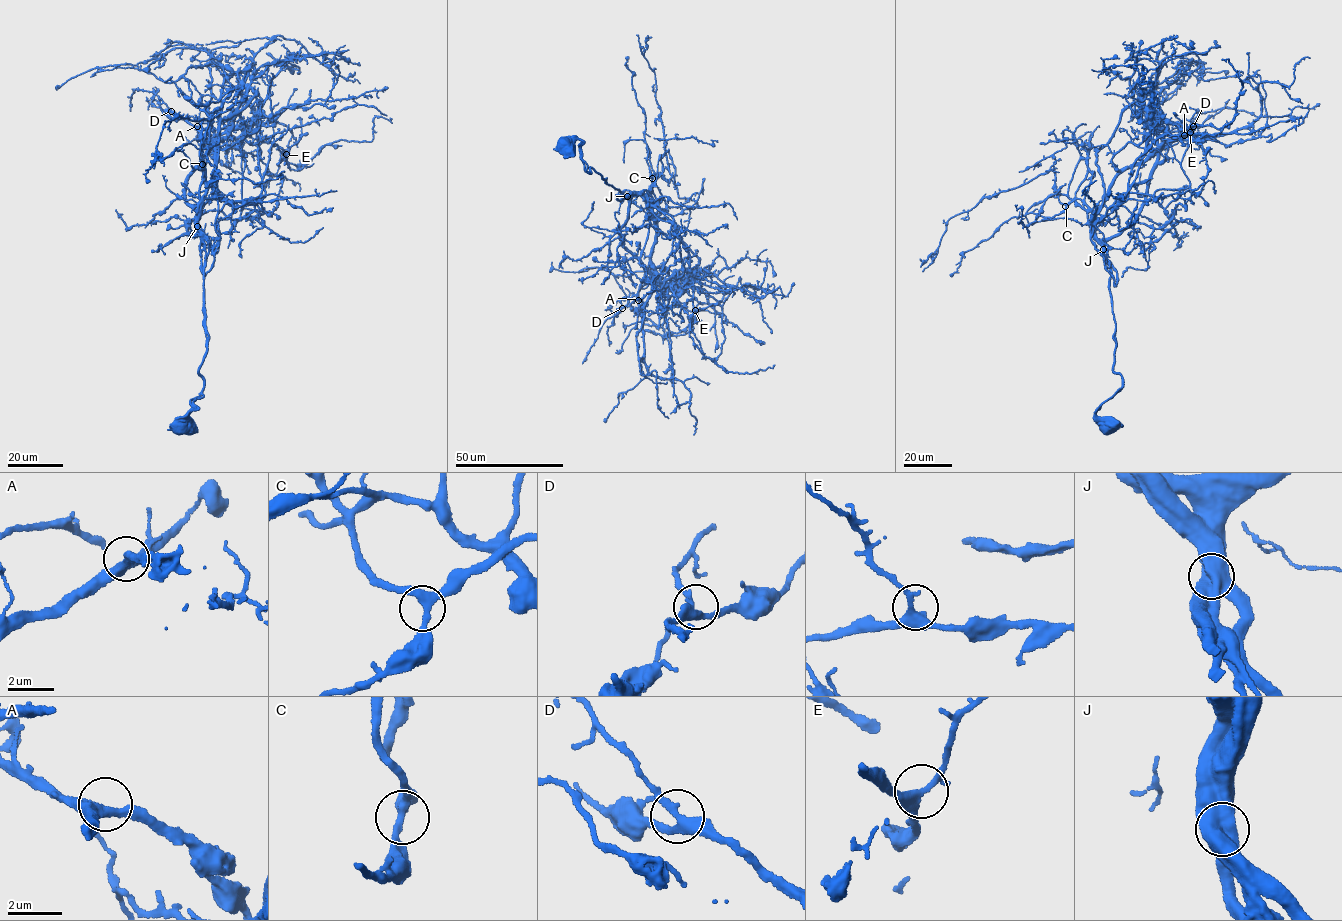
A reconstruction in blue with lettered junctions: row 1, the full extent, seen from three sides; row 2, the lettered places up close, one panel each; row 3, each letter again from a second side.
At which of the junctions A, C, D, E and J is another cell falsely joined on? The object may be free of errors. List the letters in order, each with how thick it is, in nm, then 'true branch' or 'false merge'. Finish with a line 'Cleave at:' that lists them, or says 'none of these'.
A: 360 nm thick; true branch
C: 280 nm thick; true branch
D: 320 nm thick; true branch
E: 360 nm thick; true branch
J: 800 nm thick; false merge
Cleave at: J

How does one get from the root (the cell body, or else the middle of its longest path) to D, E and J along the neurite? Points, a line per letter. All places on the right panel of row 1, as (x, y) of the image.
D: (1106, 431), (1095, 412), (1121, 389), (1122, 377), (1113, 370), (1109, 265), (1094, 215), (1116, 176), (1193, 126)
E: (1106, 431), (1095, 412), (1122, 377), (1093, 227), (1155, 140), (1190, 132)
J: (1106, 431), (1095, 412), (1121, 389), (1122, 381), (1113, 370), (1115, 322), (1109, 265), (1103, 249)

